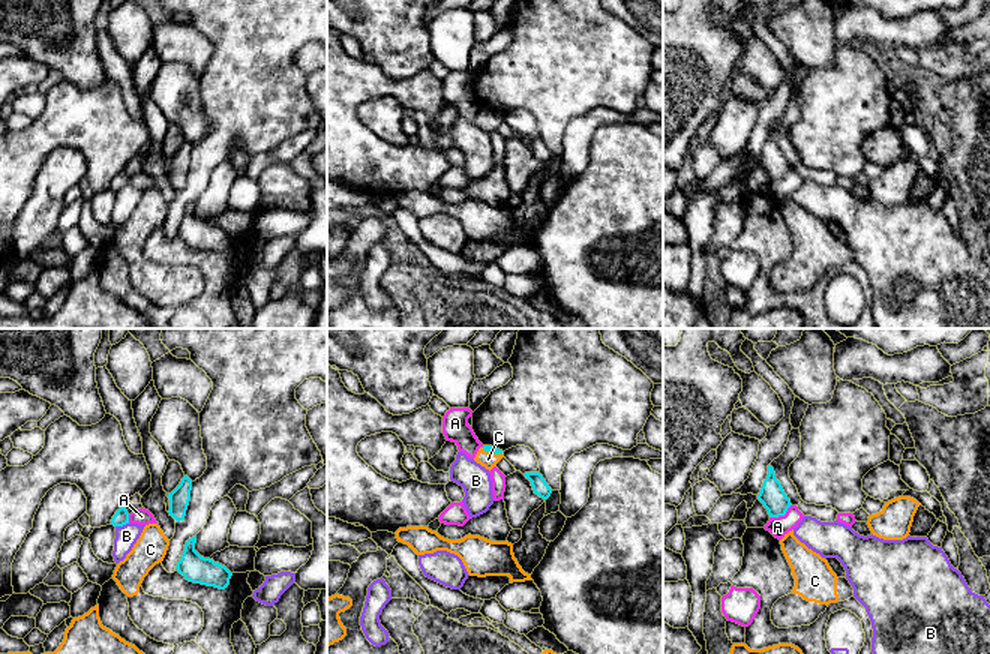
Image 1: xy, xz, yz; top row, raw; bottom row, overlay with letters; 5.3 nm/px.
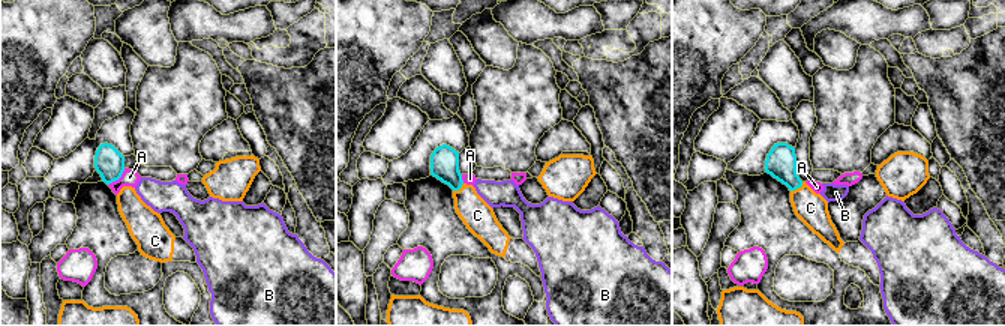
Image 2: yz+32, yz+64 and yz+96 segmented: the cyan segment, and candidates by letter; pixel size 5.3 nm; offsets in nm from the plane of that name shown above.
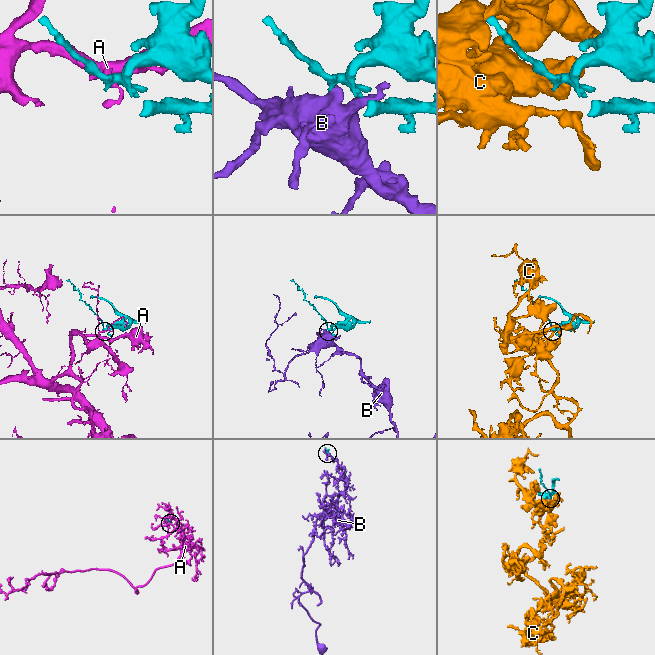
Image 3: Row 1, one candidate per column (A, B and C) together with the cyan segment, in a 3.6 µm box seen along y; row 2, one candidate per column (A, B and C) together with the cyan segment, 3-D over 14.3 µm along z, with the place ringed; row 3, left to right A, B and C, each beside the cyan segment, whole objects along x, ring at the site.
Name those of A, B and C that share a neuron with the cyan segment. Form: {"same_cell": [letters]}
{"same_cell": []}

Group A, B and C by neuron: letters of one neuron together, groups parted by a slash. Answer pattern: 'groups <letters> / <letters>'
groups A / B / C

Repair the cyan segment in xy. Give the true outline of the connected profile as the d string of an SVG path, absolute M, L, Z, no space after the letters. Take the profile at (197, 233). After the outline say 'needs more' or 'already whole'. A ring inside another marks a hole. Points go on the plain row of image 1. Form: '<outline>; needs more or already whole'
M196 200L184 208L183 219L176 232L186 244L225 254L230 249L232 237L222 228L201 220L195 214Z; already whole

